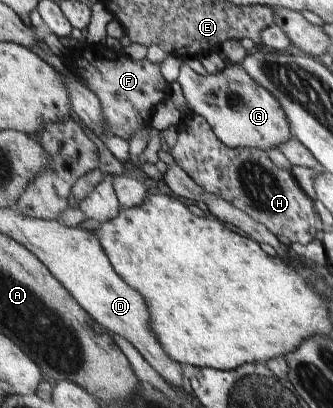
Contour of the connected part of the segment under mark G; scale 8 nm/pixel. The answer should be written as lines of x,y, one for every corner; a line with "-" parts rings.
180,58
182,64
178,82
185,93
191,113
204,116
226,146
270,150
278,149
282,142
294,139
280,102
266,88
254,82
246,74
246,70
238,65
228,65
220,73
210,70
208,75
202,76
186,62
187,59

